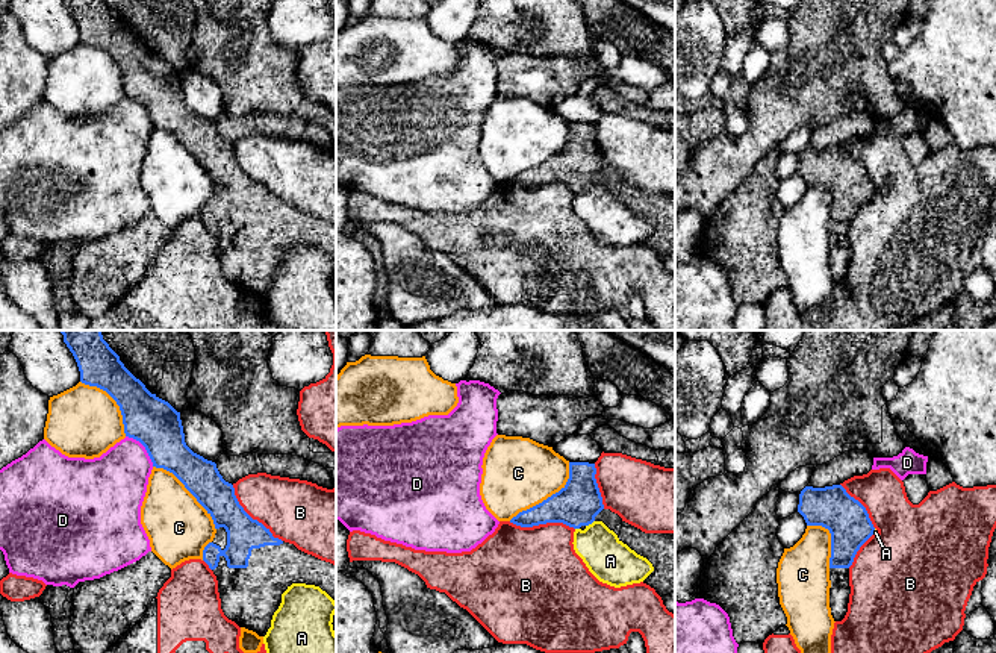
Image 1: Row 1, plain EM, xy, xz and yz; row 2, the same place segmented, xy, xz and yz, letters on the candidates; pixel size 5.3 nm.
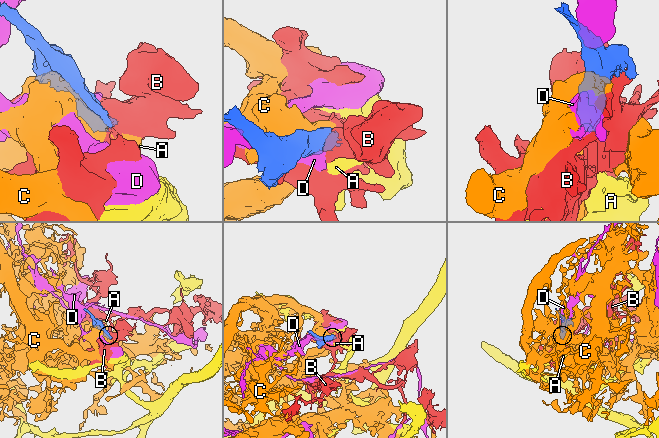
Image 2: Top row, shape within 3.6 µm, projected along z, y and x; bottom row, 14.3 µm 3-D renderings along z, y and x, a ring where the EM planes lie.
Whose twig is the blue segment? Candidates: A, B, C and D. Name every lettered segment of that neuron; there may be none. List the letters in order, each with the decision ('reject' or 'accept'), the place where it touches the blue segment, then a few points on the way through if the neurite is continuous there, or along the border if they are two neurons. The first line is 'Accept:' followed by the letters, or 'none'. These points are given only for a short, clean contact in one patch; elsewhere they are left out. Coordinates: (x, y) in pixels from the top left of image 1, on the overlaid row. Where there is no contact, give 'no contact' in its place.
Accept: none
A: reject | xz (589, 523) | along xz (594, 520), (586, 526)
B: reject | xy (250, 517)
C: reject | xz (548, 497)
D: reject | xy (144, 446)

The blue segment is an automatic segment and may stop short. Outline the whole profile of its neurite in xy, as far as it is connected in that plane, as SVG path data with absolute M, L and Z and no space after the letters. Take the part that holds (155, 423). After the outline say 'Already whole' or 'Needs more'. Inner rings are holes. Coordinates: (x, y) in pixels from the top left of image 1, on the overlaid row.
M59 330L73 353L80 382L106 391L120 406L124 433L139 441L156 468L173 473L212 517L216 533L203 550L203 561L218 580L224 615L239 627L265 636L282 594L292 583L319 586L336 603L336 565L298 550L294 544L274 538L257 520L239 505L235 488L219 474L216 464L194 453L185 442L180 412L168 401L151 394L120 361L120 356L103 339L101 330Z. Needs more

